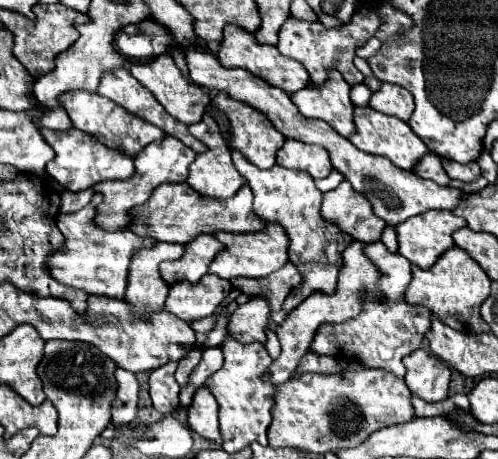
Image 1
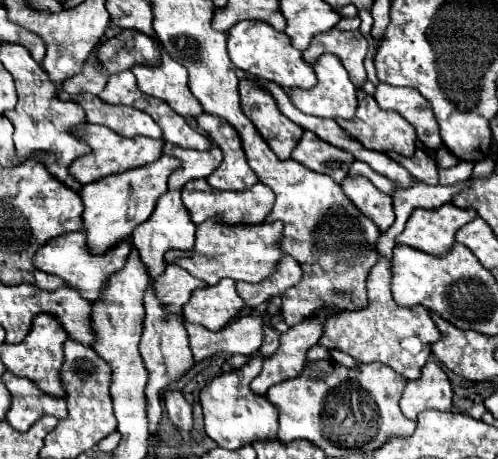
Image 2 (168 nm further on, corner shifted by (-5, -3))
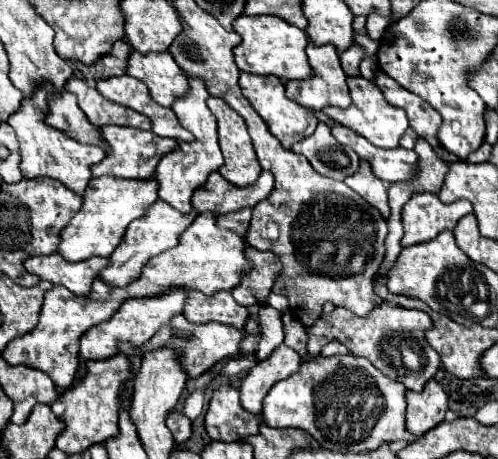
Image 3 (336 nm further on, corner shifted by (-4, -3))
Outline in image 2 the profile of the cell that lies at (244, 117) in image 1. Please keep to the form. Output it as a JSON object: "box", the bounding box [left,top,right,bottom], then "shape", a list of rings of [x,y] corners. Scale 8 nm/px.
{"box":[240,78,304,160],"shape":[[[248,78],[240,80],[240,98],[244,114],[252,120],[256,130],[274,150],[274,154],[280,160],[290,158],[290,152],[300,142],[304,128],[284,118],[272,94],[254,80]]]}

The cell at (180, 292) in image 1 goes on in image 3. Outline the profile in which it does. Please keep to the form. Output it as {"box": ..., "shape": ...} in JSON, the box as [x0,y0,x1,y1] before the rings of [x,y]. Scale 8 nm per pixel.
{"box":[183,290,249,328],"shape":[[[195,290],[187,292],[187,304],[183,314],[193,324],[219,322],[235,328],[243,328],[249,316],[247,308],[237,304],[229,292],[217,292],[215,296],[207,296]]]}

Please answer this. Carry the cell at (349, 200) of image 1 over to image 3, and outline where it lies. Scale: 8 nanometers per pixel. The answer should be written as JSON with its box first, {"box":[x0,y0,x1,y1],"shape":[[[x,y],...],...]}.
{"box":[345,160,389,220],"shape":[[[363,160],[359,170],[351,176],[347,176],[345,184],[355,190],[363,200],[367,200],[373,208],[377,208],[381,212],[381,216],[387,220],[389,216],[389,206],[387,206],[387,184],[383,184],[383,180],[379,180],[373,172],[371,166]]]}

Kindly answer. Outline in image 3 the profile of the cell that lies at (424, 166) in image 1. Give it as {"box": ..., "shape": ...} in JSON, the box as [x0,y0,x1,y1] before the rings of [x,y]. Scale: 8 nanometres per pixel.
{"box":[331,124,419,182],"shape":[[[335,124],[331,132],[341,146],[353,148],[361,160],[367,160],[373,174],[385,182],[407,182],[413,180],[419,172],[419,156],[413,150],[375,148],[373,144],[367,144],[363,136],[343,128],[341,124]]]}

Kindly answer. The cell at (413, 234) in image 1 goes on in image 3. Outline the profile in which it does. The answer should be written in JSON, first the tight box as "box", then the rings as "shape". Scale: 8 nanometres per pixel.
{"box":[401,194,473,246],"shape":[[[413,194],[403,206],[403,240],[401,246],[413,246],[429,242],[443,230],[455,230],[457,222],[473,212],[469,200],[457,200],[455,204],[443,204],[433,194]]]}

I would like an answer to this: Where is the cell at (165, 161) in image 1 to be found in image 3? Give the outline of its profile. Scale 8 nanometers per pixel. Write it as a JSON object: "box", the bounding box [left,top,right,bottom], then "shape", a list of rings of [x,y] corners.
{"box":[59,176,159,262],"shape":[[[117,176],[93,178],[83,194],[81,210],[71,218],[71,222],[61,232],[59,254],[69,262],[81,262],[91,256],[109,258],[115,246],[121,242],[127,226],[143,216],[151,204],[157,200],[159,184],[153,180],[123,180]]]}

